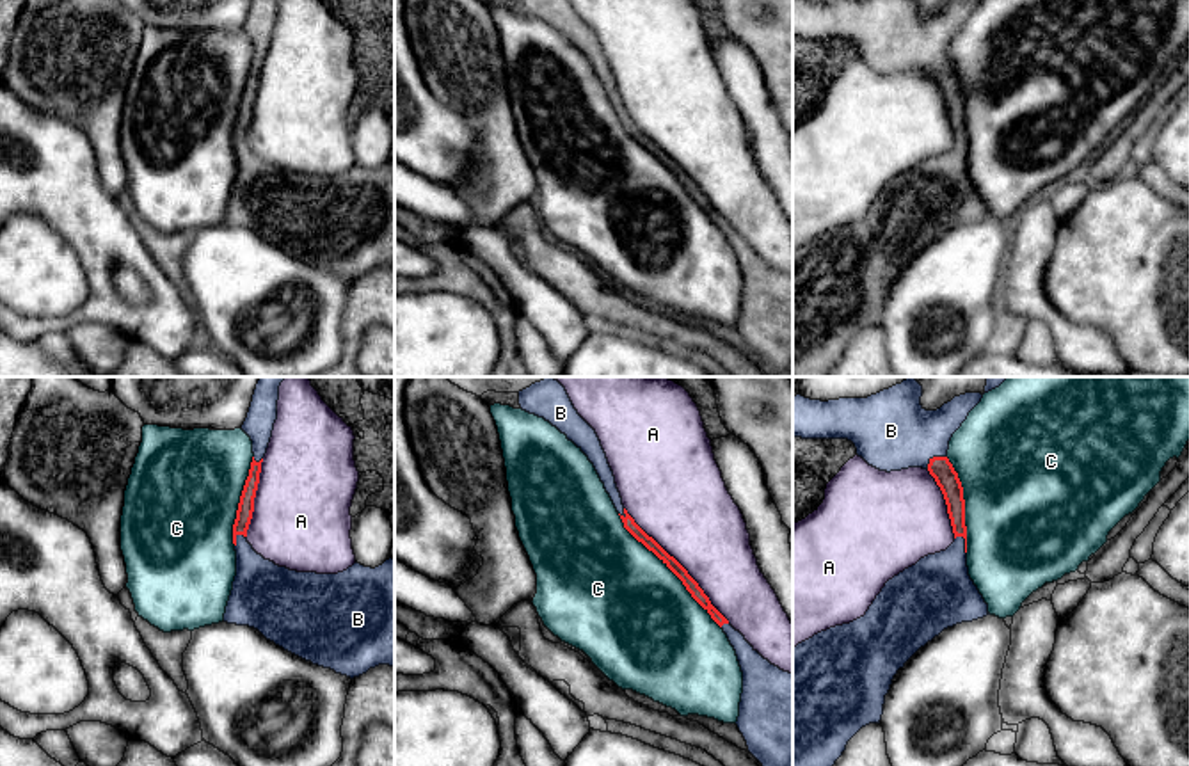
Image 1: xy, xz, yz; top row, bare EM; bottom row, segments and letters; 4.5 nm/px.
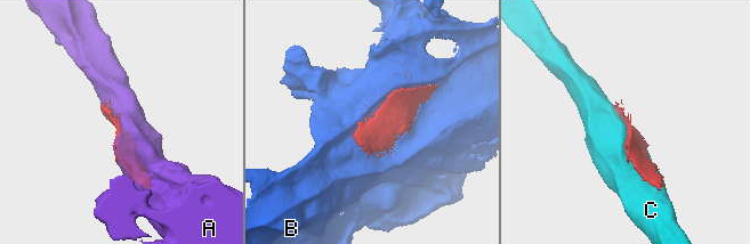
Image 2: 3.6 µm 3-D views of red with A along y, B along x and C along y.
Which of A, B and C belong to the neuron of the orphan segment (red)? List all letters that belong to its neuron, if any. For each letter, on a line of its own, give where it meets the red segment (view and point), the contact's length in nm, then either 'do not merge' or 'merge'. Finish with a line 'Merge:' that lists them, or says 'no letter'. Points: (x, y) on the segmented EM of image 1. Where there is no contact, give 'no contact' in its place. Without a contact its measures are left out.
A: contact xz (679, 564); length 700 nm; do not merge
B: contact yz (933, 457); length 110 nm; merge
C: contact xz (670, 569); length 700 nm; do not merge
Merge: B

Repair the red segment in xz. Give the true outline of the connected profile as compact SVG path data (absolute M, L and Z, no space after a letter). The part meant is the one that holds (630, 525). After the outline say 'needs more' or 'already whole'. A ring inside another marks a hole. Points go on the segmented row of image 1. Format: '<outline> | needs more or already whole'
M546 377L519 391L519 405L523 411L549 421L588 457L620 514L624 528L682 581L691 597L723 629L743 672L736 725L746 741L748 752L762 766L793 766L793 674L764 659L711 604L688 571L634 523L622 505L613 471L595 430L578 414L558 380Z | needs more

